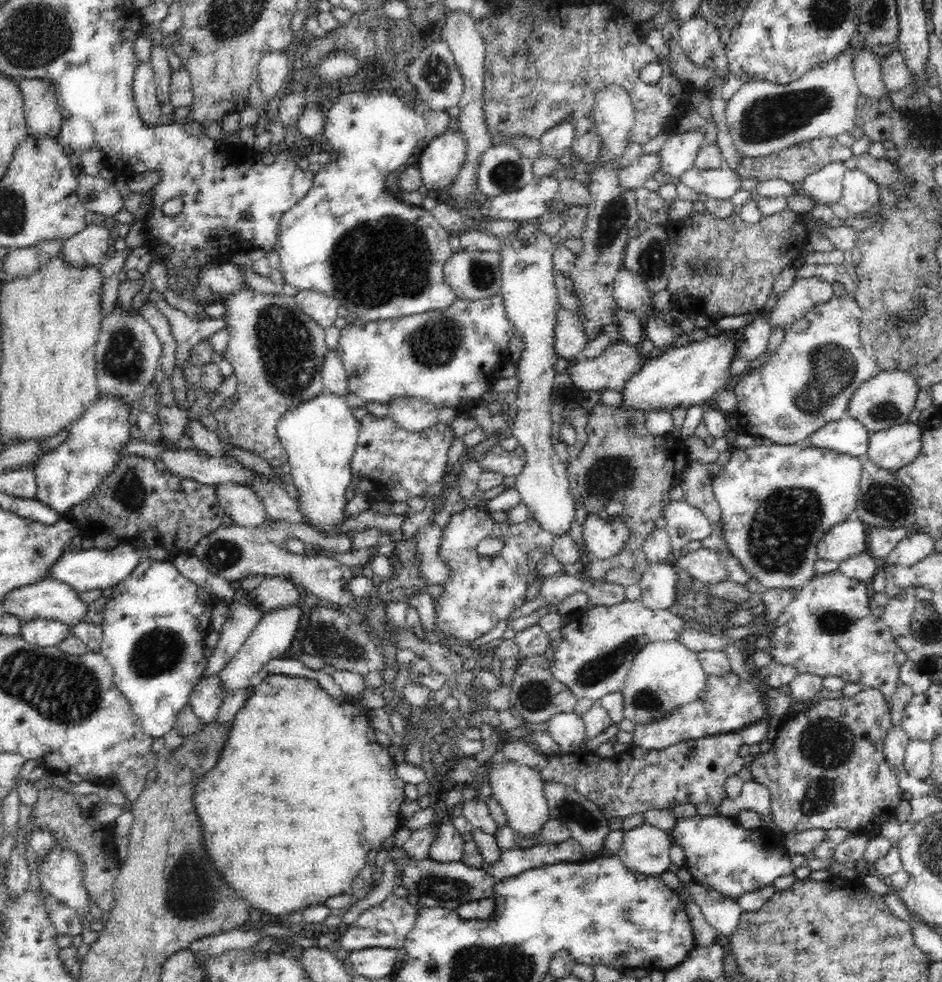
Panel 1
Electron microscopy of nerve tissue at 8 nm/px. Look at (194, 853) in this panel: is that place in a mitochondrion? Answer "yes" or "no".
yes

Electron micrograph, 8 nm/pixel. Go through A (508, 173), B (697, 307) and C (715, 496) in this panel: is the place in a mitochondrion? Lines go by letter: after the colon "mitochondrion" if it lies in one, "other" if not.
A: mitochondrion
B: other
C: other

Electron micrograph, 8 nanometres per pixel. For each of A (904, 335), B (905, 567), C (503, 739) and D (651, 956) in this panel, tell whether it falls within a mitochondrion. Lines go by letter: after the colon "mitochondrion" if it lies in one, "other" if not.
A: other
B: other
C: other
D: other

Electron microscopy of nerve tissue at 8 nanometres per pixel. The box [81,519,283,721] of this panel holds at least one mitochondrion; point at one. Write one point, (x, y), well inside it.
(157, 652)

